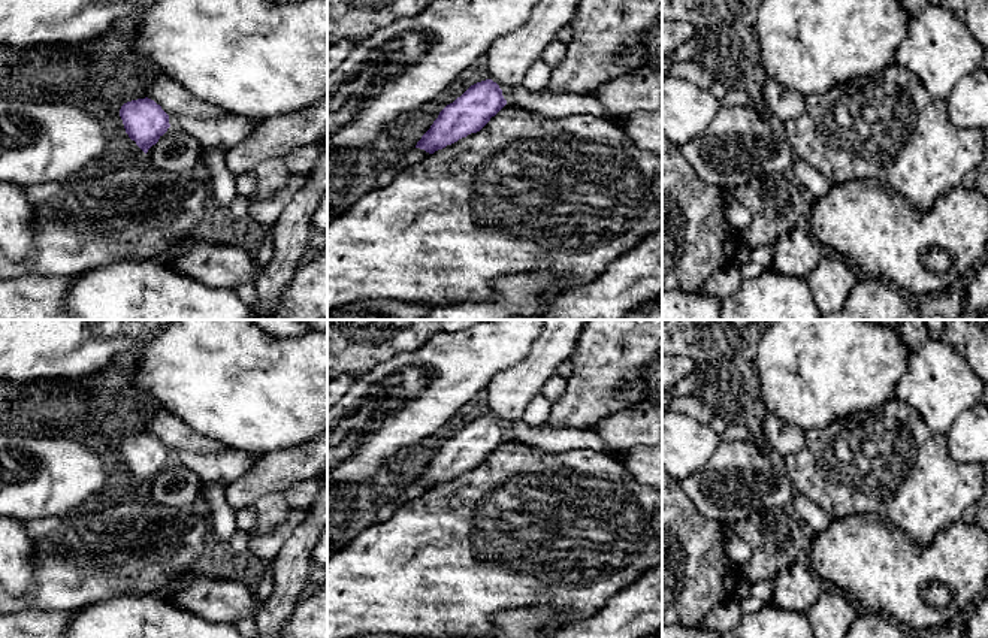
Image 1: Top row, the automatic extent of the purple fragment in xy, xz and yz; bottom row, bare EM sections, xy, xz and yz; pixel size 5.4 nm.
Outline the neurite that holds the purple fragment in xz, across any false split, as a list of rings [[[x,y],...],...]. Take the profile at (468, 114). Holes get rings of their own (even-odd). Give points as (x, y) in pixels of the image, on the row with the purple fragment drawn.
[[[538,0],[526,24],[499,37],[486,52],[489,78],[471,85],[447,105],[416,148],[433,154],[480,131],[507,105],[502,91],[511,94],[516,87],[523,85],[529,67],[558,40],[558,31],[571,22],[578,1]]]

